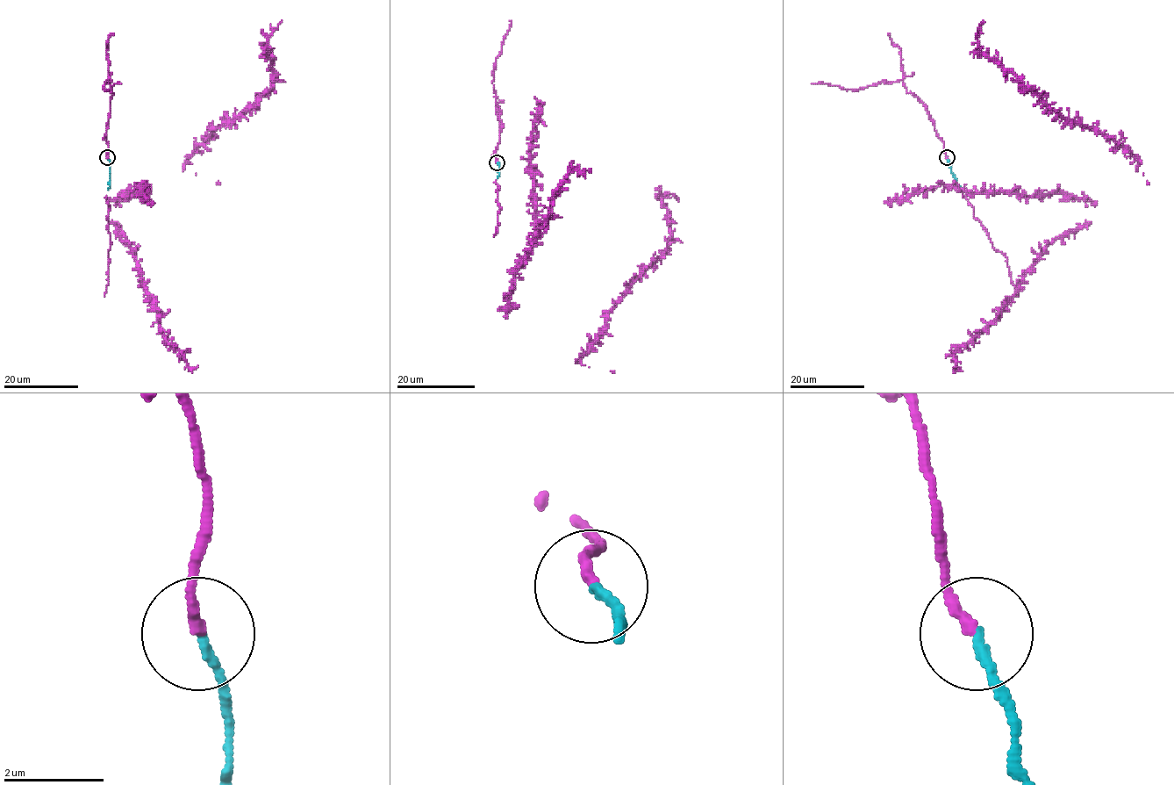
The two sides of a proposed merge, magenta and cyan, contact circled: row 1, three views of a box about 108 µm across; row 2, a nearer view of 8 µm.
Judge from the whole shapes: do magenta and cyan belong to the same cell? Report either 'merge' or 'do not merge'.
merge

